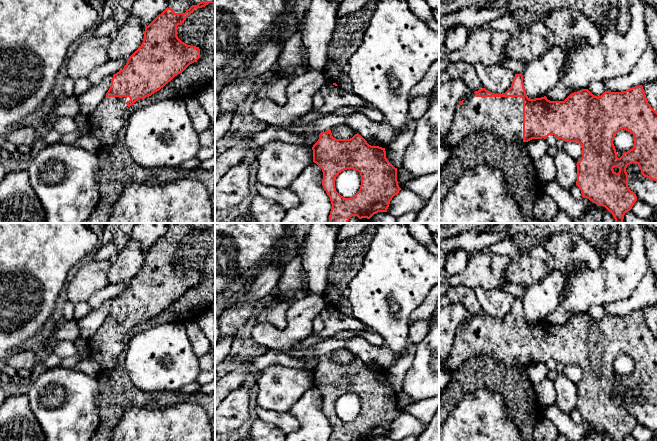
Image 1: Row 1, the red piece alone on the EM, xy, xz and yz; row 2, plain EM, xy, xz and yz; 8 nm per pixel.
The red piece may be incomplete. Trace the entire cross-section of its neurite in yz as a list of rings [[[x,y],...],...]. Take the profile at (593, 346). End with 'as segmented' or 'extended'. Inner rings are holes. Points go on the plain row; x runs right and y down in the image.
[[[515,298],[511,311],[502,318],[492,317],[485,312],[471,316],[470,320],[460,325],[454,345],[446,361],[445,369],[455,371],[461,363],[472,356],[491,356],[507,367],[528,366],[532,363],[546,363],[554,359],[565,366],[578,366],[582,370],[582,381],[577,386],[577,405],[583,422],[587,422],[598,430],[605,431],[613,441],[624,441],[637,425],[636,418],[628,411],[626,392],[636,387],[641,398],[657,406],[657,336],[648,327],[642,309],[632,311],[623,316],[605,315],[601,320],[594,320],[588,313],[570,318],[564,325],[550,325],[546,320],[529,323],[526,319],[523,299]],[[626,354],[634,360],[634,370],[618,382],[613,368],[616,358]]]; extended

